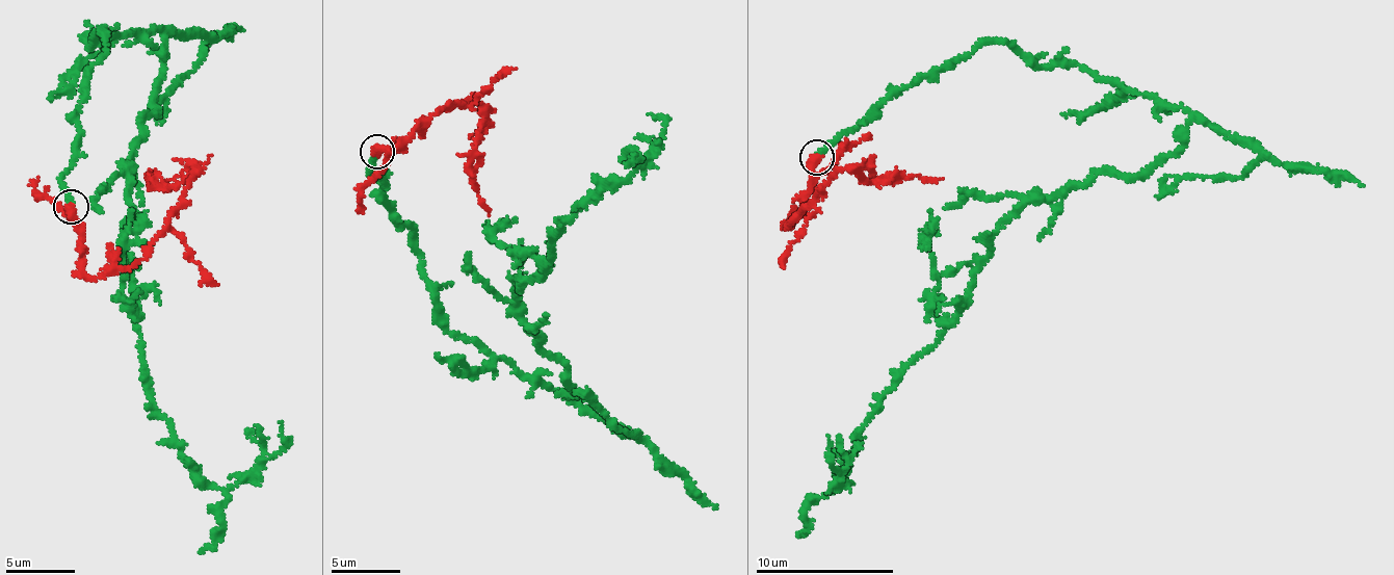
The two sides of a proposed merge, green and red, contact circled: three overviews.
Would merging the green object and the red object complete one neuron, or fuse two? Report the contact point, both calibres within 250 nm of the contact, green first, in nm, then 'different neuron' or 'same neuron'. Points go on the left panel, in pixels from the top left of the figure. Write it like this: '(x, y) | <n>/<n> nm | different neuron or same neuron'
(71, 206) | 320/440 nm | same neuron

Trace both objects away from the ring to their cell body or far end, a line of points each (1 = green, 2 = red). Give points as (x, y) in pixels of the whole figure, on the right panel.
1: (815, 156), (984, 44), (1189, 115), (1183, 144), (1139, 174), (1104, 171), (1005, 219), (841, 488), (826, 435)
2: (815, 156), (812, 192), (787, 228), (832, 177), (845, 168), (860, 171), (870, 183), (904, 175), (943, 179)

